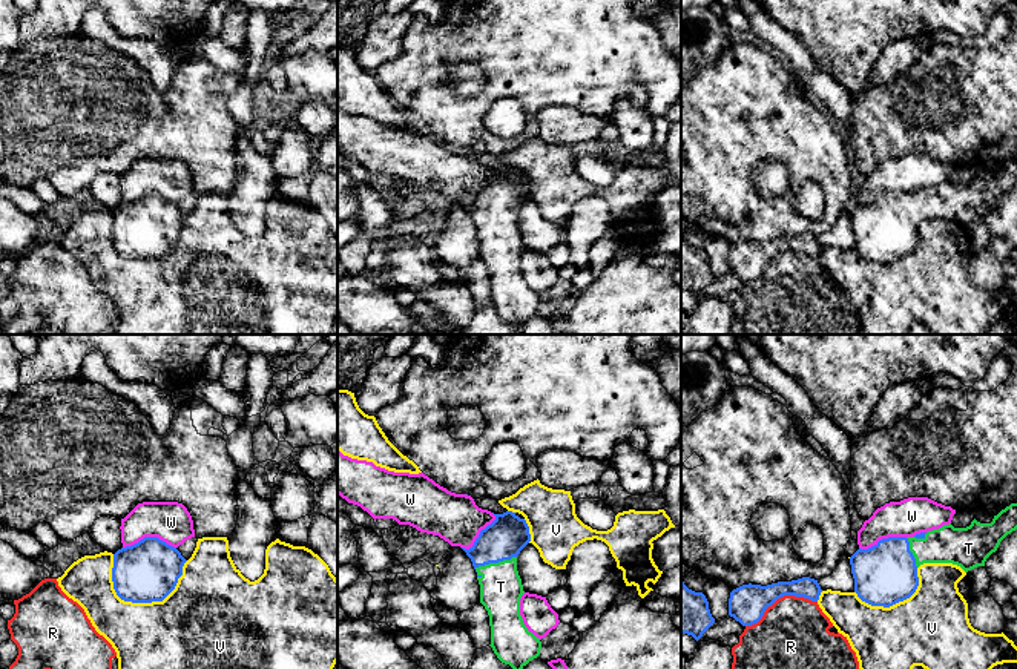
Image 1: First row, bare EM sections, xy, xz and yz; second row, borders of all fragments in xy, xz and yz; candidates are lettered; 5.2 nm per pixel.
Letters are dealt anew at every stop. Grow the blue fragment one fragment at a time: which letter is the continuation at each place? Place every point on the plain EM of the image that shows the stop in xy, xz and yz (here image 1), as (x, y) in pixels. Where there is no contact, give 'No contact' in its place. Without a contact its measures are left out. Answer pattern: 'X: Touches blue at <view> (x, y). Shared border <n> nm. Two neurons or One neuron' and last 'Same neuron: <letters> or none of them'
R: Touches blue at yz (780, 253). Shared border 400 nm. Two neurons
T: Touches blue at xz (494, 218). Shared border 240 nm. One neuron
V: Touches blue at xy (155, 257). Shared border 420 nm. Two neurons
W: Touches blue at xy (149, 194). Shared border 280 nm. Two neurons
Same neuron: T

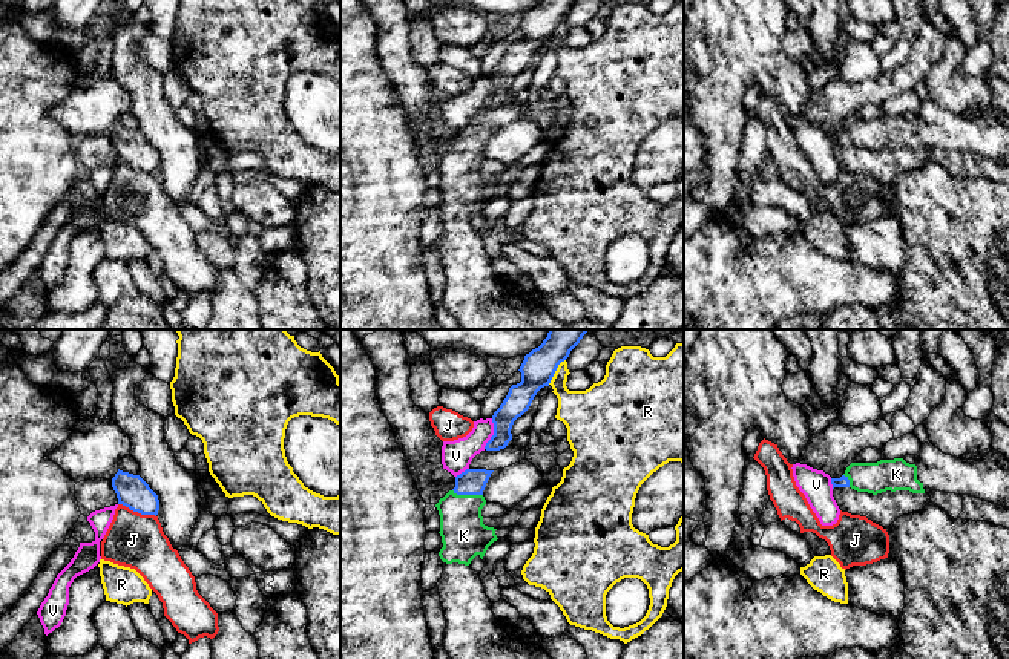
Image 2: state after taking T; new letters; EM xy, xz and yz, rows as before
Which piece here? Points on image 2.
J: Touches blue at xy (137, 167). Shared border 220 nm. Two neurons
K: Touches blue at xz (468, 150). Shared border 160 nm. One neuron
R: Touches blue at xz (555, 26). Shared border 160 nm. Two neurons
V: Touches blue at xz (494, 91). Shared border 170 nm. Two neurons
Same neuron: K

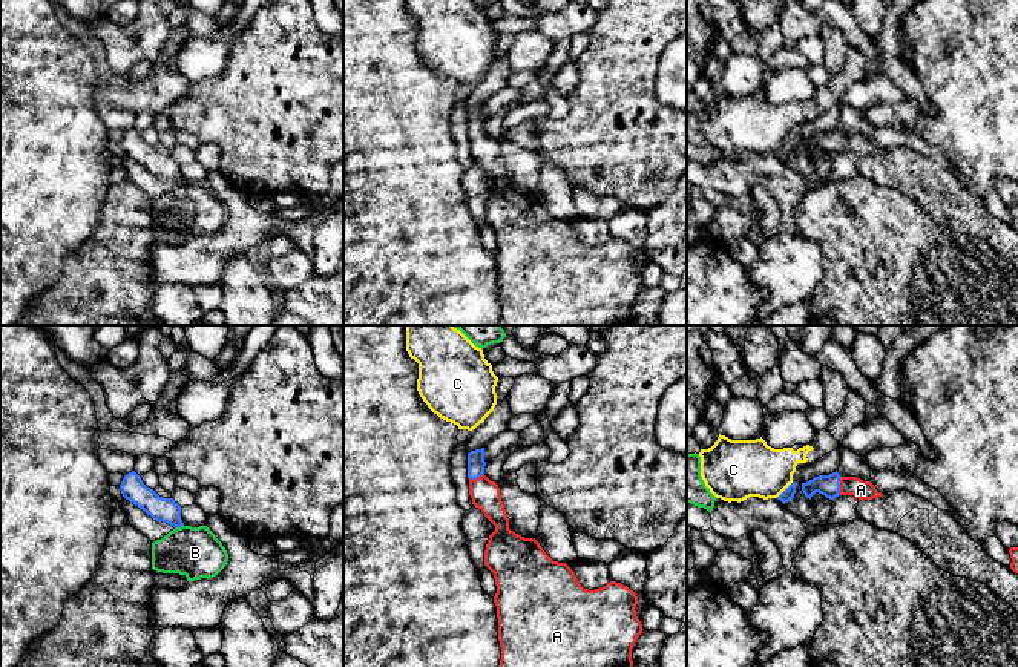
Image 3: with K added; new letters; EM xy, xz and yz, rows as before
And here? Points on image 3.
A: Touches blue at yz (839, 143). Shared border 100 nm. One neuron
B: Touches blue at xy (178, 183). Shared border 50 nm. Two neurons
C: Touches blue at yz (785, 146). Shared border 130 nm. Two neurons
Same neuron: A

